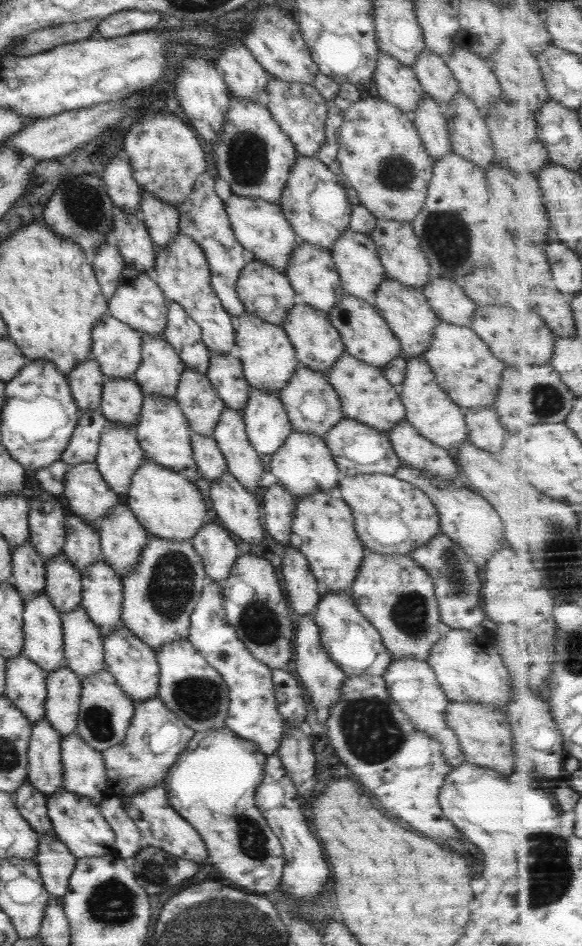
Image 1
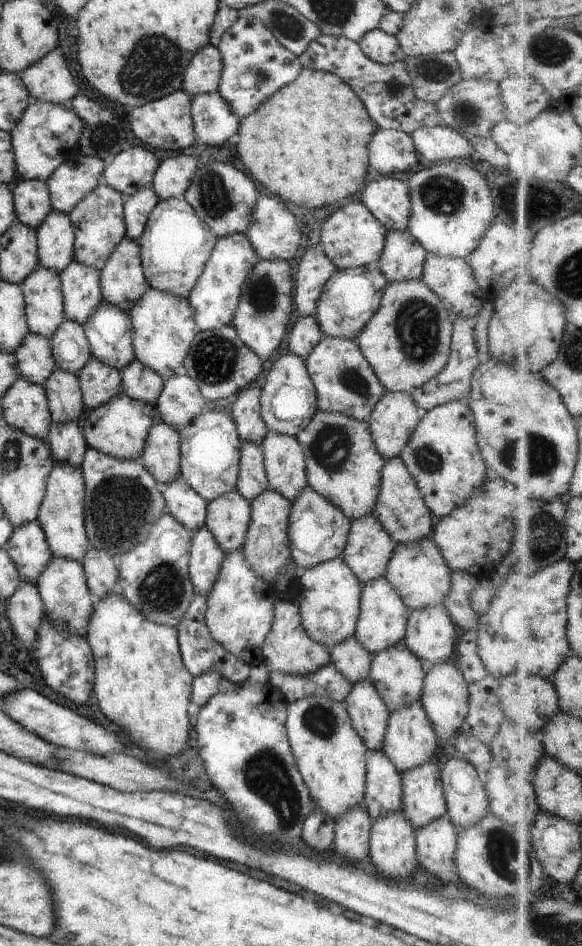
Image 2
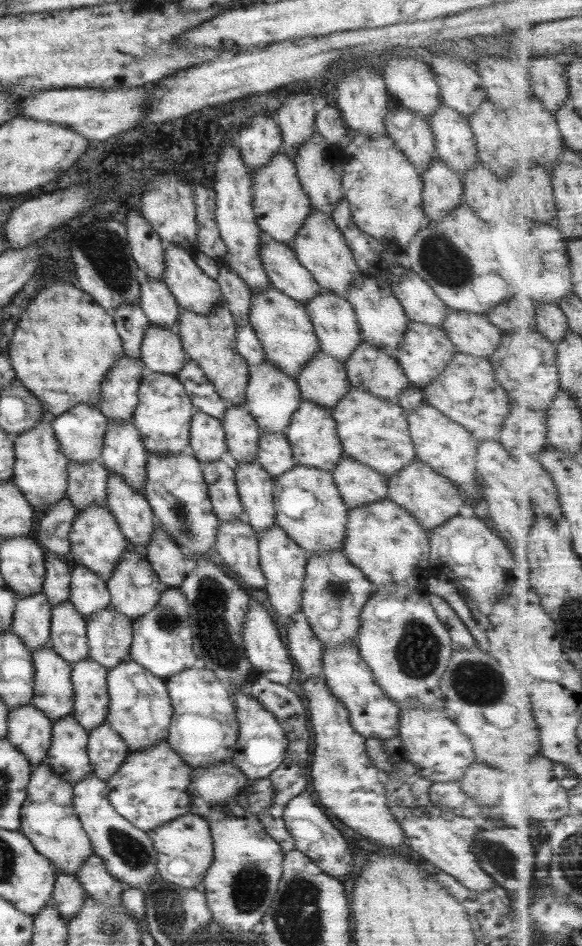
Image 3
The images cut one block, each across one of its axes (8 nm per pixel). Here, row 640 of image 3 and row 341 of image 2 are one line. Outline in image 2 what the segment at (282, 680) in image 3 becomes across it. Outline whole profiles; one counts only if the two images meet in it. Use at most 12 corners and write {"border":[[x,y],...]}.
{"border":[[259,260],[232,326],[262,362],[296,314],[288,261]]}

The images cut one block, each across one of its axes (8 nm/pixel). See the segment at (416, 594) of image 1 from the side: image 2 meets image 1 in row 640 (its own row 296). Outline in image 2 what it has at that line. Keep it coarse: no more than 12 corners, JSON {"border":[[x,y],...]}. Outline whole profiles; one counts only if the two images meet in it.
{"border":[[421,279],[389,283],[355,341],[386,391],[448,364],[452,316]]}

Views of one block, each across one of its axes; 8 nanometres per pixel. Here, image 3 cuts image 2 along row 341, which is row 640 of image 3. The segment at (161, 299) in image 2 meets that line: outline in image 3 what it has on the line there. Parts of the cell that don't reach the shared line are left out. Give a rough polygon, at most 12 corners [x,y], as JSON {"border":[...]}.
{"border":[[186,595],[132,623],[131,659],[168,681],[194,666]]}

